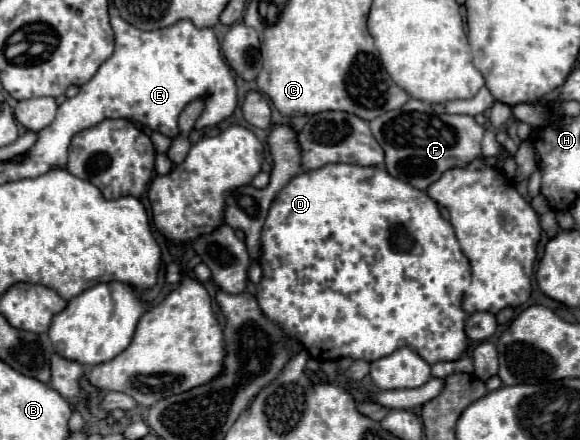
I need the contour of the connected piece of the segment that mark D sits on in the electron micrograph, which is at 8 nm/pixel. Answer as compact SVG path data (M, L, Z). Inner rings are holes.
M327 164L319 170L299 172L297 176L293 176L277 192L277 196L269 208L269 216L265 220L263 234L261 234L259 264L263 270L261 282L257 284L259 308L267 314L269 320L279 324L289 336L297 338L303 344L303 348L309 350L309 356L315 358L317 362L339 360L339 358L353 358L353 360L361 358L361 360L373 362L373 360L389 356L395 350L407 346L415 354L419 354L427 364L433 366L437 362L447 362L447 360L455 362L469 348L469 338L465 334L467 314L465 314L461 302L463 302L463 292L471 282L471 266L459 248L453 226L441 216L437 202L431 200L427 196L427 192L413 188L409 182L393 178L383 166L361 168L361 166L347 166L347 164Z

